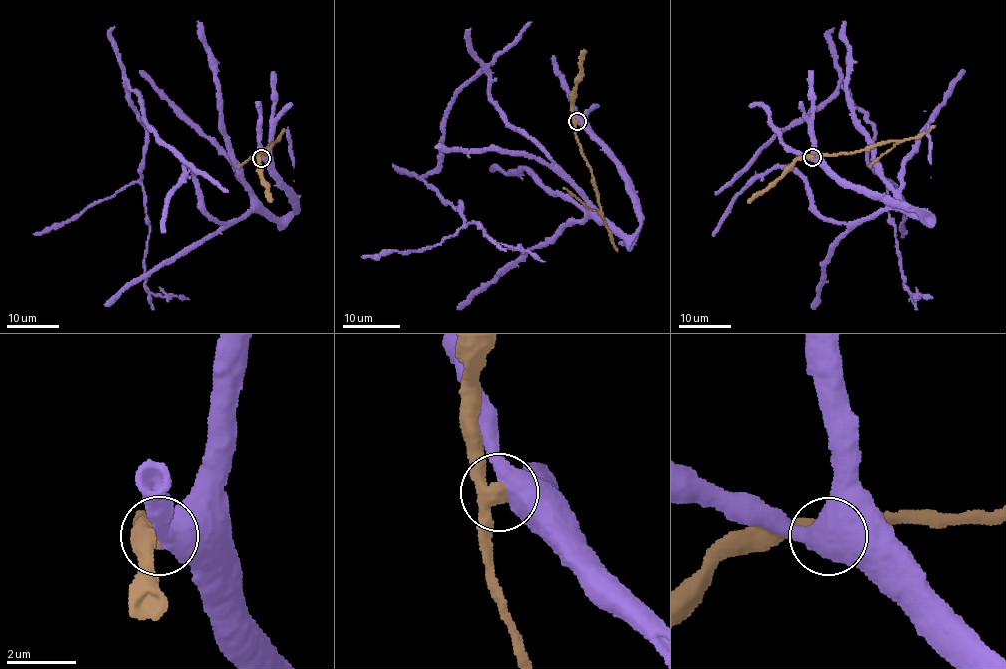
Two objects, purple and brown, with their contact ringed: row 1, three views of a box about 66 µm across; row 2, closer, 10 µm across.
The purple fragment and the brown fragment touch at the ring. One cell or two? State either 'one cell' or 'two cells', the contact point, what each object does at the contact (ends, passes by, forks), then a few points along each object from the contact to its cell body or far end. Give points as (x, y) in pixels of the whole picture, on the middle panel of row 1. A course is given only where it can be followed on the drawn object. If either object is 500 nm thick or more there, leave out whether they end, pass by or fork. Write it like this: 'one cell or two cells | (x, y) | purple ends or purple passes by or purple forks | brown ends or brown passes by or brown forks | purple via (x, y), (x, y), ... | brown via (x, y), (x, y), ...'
one cell | (577, 121) | purple via (577, 122), (626, 182), (631, 236), (498, 110), (489, 67), (457, 94), (421, 177), (467, 225), (545, 261) | brown via (577, 122), (577, 142), (590, 169), (600, 211), (584, 206), (563, 187)

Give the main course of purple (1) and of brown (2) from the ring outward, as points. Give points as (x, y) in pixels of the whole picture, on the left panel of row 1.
1: (261, 157), (295, 210), (217, 223), (123, 82), (147, 142), (145, 285), (189, 299)
2: (261, 157), (258, 156), (267, 152), (272, 143), (238, 168)

